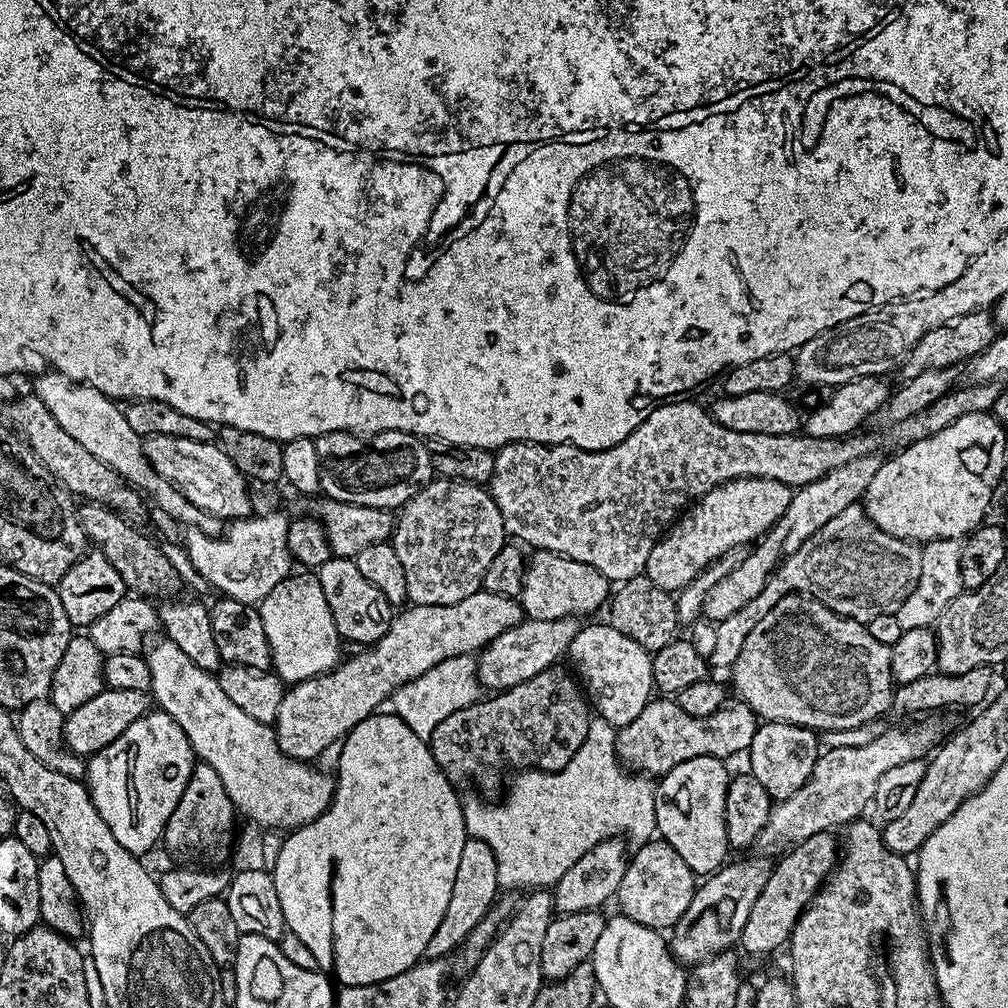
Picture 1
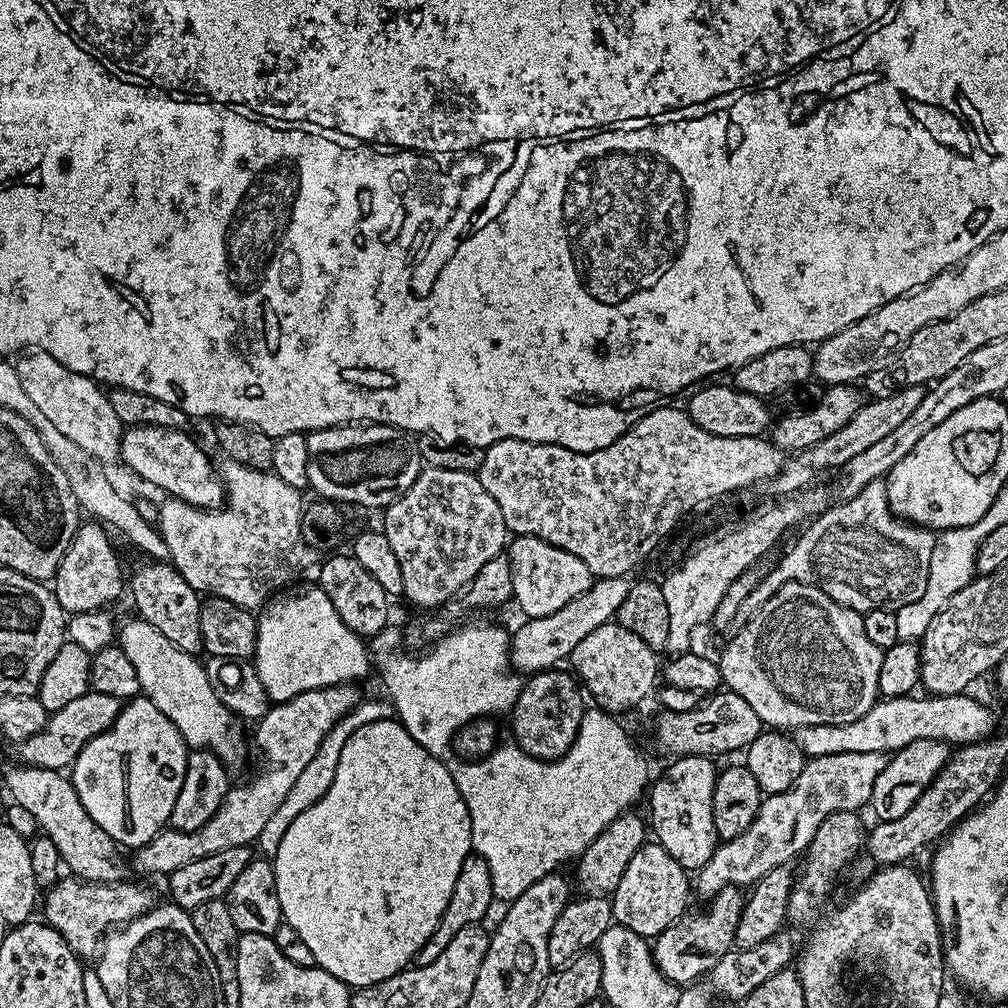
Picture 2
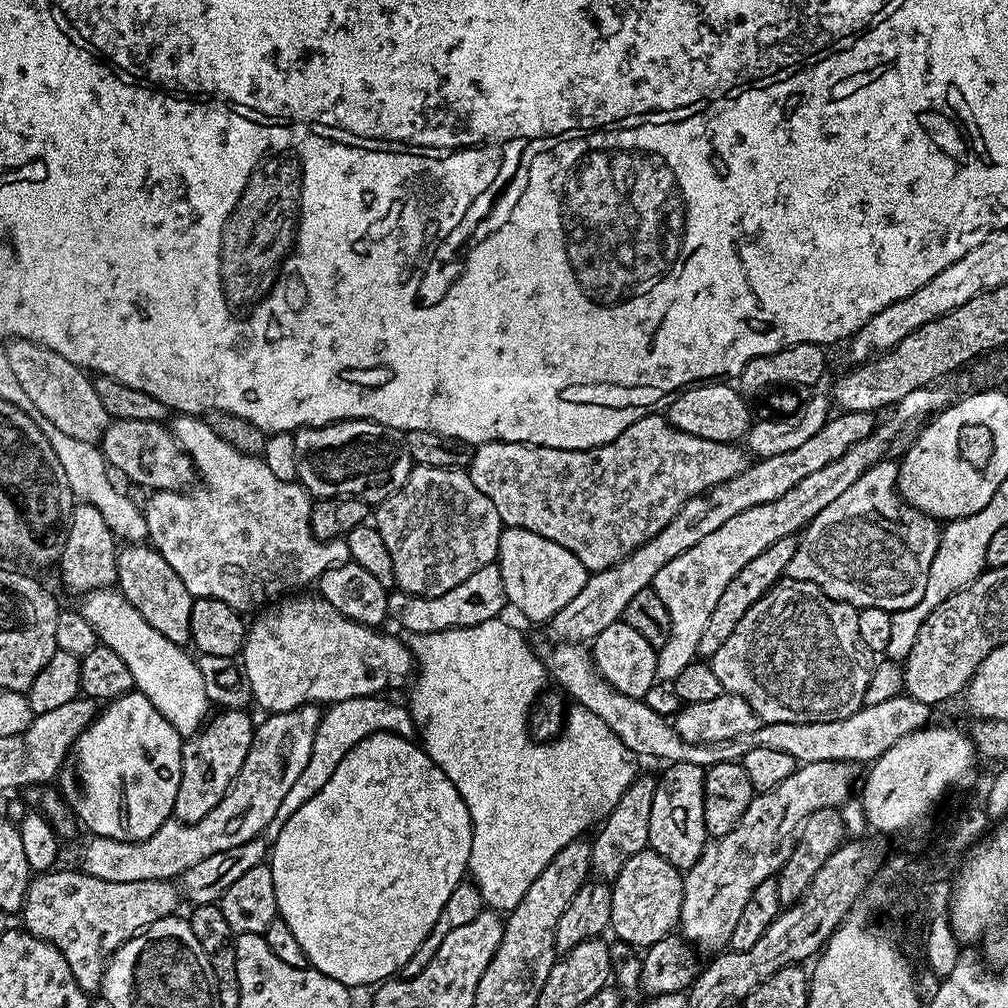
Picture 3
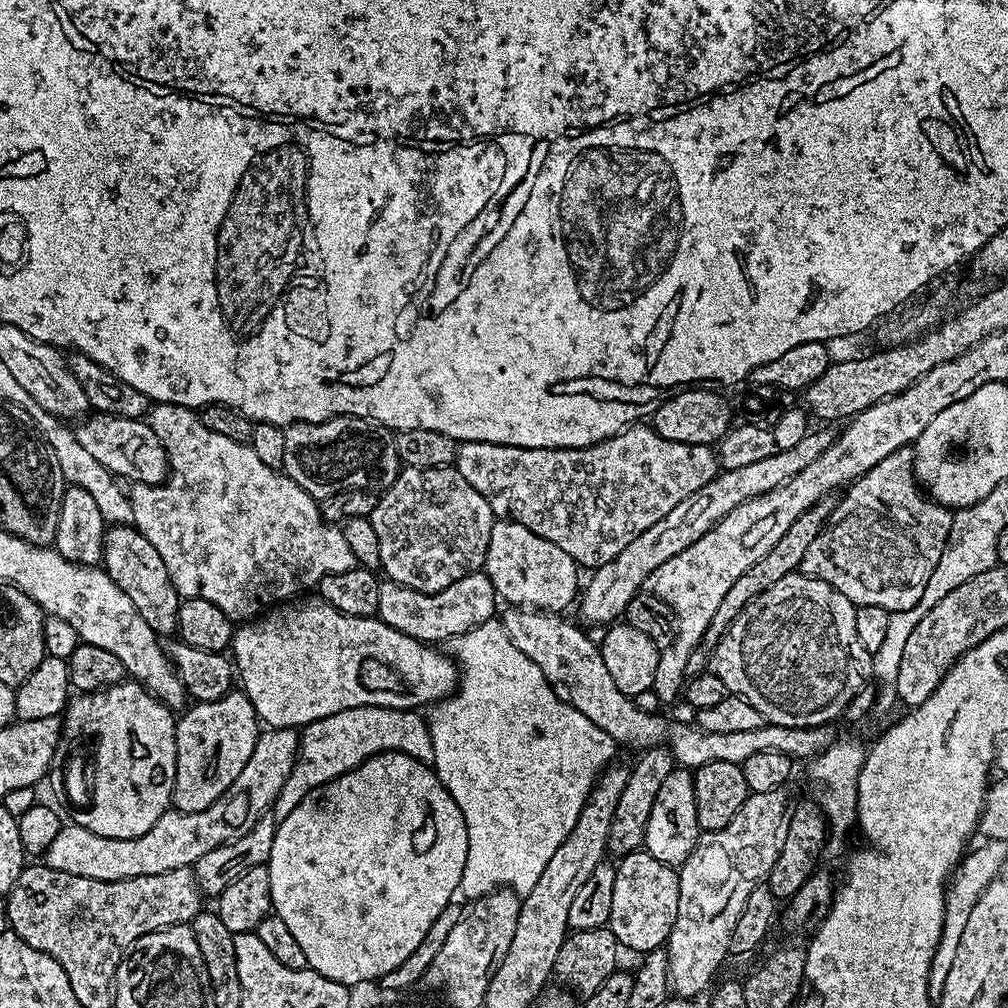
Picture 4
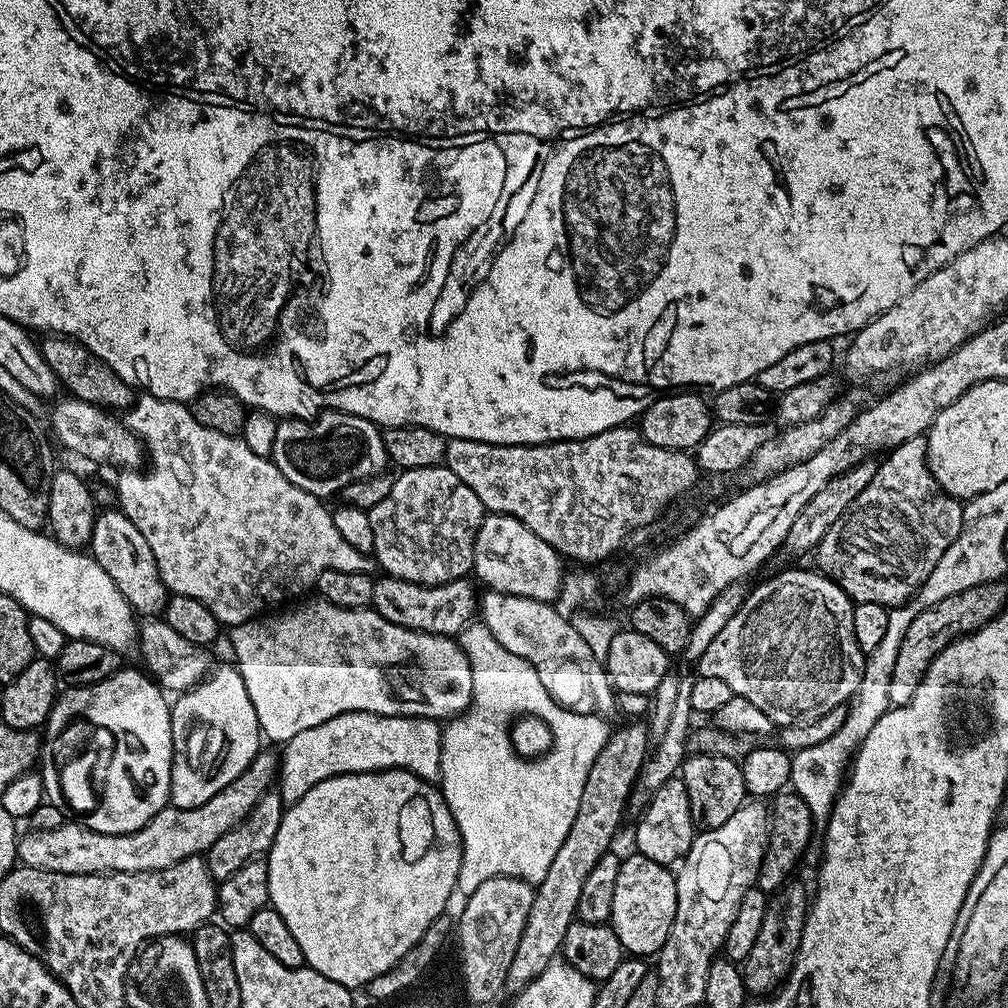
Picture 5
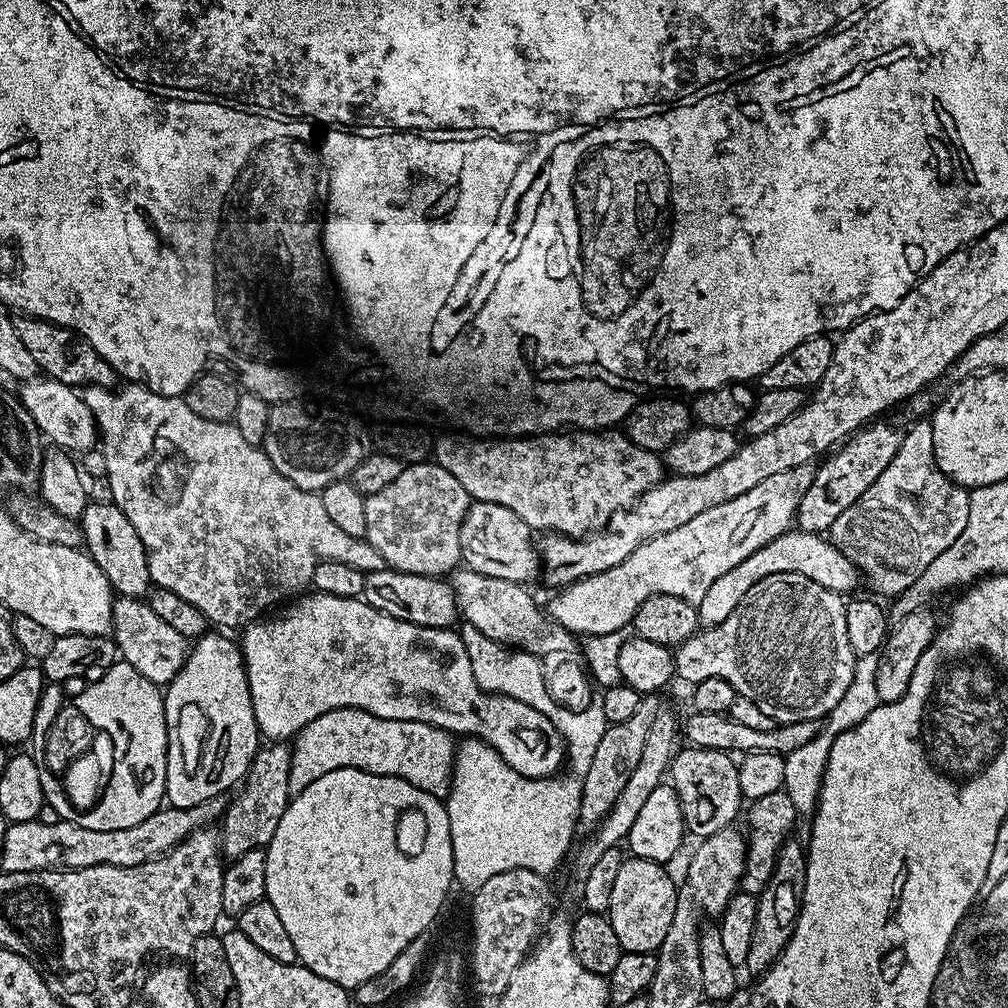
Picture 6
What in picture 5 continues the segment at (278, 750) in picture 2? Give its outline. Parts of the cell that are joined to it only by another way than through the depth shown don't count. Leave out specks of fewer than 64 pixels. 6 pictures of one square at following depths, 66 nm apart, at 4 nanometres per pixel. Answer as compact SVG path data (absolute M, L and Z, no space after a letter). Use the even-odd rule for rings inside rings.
M261 750L256 753L250 766L246 766L246 770L242 770L242 774L238 774L238 778L234 778L234 782L230 782L230 786L226 786L221 792L214 794L214 798L210 798L210 802L206 802L202 806L163 808L158 814L154 814L154 818L150 818L150 822L146 822L146 826L142 826L137 832L127 832L126 834L102 834L98 830L90 830L86 826L71 822L66 822L54 830L29 831L28 836L19 837L16 845L16 858L25 868L41 868L47 872L61 872L62 874L153 872L169 868L191 856L207 853L208 848L214 846L214 842L218 842L218 838L222 838L222 834L226 834L226 830L237 828L248 817L250 810L254 810L254 806L264 797L265 792L273 787L277 776L277 753Z

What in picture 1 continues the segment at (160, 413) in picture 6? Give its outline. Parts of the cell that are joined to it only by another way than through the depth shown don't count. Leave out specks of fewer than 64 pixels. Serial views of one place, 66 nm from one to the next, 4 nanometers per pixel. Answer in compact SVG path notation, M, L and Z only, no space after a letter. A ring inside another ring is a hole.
M264 512L233 520L219 536L207 536L202 530L188 528L182 538L182 545L194 564L194 569L202 576L211 589L223 594L229 600L246 602L253 606L278 586L288 576L293 575L294 561L286 536L289 517L280 512Z

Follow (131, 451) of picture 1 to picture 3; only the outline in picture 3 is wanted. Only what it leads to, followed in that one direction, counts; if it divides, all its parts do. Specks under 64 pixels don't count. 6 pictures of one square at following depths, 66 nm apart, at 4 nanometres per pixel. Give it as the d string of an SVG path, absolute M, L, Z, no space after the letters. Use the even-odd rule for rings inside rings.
M9 339L3 351L10 361L10 370L14 370L23 392L28 395L30 402L34 402L34 406L38 406L38 411L46 417L47 421L54 422L60 431L70 435L71 438L80 439L88 444L96 444L99 441L104 431L108 429L110 417L106 414L106 406L102 406L102 401L98 399L95 383L85 369L66 362L62 354L54 354L54 350L29 340Z

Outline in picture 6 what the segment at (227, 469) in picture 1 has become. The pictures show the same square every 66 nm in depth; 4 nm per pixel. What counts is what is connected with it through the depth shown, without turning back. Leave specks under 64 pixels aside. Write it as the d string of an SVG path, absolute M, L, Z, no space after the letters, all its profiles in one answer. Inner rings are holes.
M33 378L19 385L19 403L34 418L36 429L45 441L53 440L55 447L72 454L83 454L95 449L98 444L98 429L92 412L86 406L83 395L77 389L57 380Z

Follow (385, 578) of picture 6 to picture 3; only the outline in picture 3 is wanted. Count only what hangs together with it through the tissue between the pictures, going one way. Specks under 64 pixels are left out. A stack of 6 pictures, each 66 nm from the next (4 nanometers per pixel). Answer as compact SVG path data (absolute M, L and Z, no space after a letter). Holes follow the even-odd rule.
M493 562L482 566L478 574L470 574L466 582L454 586L454 590L446 590L446 594L437 596L411 596L408 592L389 591L388 615L404 627L405 633L445 632L447 628L465 628L478 626L478 622L497 619L506 608L506 590L502 586L500 565Z

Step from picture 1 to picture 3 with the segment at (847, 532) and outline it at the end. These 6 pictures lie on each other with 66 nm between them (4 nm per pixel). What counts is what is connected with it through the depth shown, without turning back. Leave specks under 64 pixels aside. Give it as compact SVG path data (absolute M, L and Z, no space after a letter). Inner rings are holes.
M881 458L865 470L862 478L858 478L846 494L834 498L834 502L830 502L830 506L826 506L826 510L822 510L803 529L798 550L784 571L785 577L810 582L821 588L831 600L852 604L857 610L881 608L894 613L918 606L918 602L922 602L922 594L926 594L930 562L934 562L942 528L933 516L922 514L901 498L896 489L899 473L900 466L895 459Z

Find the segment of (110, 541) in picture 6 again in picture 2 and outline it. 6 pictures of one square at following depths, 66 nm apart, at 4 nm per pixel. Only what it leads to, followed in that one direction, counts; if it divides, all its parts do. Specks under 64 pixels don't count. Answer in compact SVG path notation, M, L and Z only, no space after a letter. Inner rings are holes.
M146 562L136 573L130 576L130 596L136 603L139 619L150 622L158 634L170 638L178 650L200 654L204 652L202 640L202 622L200 621L201 593L196 592L182 578L178 569L168 562Z

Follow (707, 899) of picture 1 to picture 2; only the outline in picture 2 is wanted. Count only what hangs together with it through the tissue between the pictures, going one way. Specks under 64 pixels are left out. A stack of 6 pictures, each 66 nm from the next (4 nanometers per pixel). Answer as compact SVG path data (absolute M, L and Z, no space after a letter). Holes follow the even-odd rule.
M739 887L724 888L717 896L711 897L709 904L712 905L705 912L697 916L685 915L664 929L651 945L656 969L677 986L687 986L707 977L712 967L734 948L736 927L742 918L745 899L745 893Z

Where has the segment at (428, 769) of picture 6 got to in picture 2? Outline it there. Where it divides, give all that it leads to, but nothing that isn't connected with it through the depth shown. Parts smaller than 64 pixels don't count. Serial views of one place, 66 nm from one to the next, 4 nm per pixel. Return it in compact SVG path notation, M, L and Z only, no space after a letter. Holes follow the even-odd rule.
M364 698L335 724L330 730L330 734L326 734L326 738L322 738L322 746L318 746L318 754L314 754L314 758L310 758L306 770L302 770L302 774L298 774L298 782L294 782L294 786L290 786L290 794L286 794L286 798L282 798L282 806L278 806L278 810L274 810L270 822L266 822L266 826L262 826L262 834L258 841L258 852L260 848L259 855L261 857L275 858L278 854L278 846L282 846L282 838L285 836L286 830L290 830L290 822L294 822L294 818L298 818L298 814L302 814L302 810L310 810L310 806L314 806L314 802L318 802L318 798L322 798L322 794L326 794L326 790L330 790L330 782L334 782L334 770L338 770L338 758L342 758L342 746L346 746L346 738L350 738L350 734L354 734L354 730L358 730L358 726L366 726L370 722L379 720L390 720L393 719L393 716L394 709L387 699L368 700L368 698Z

